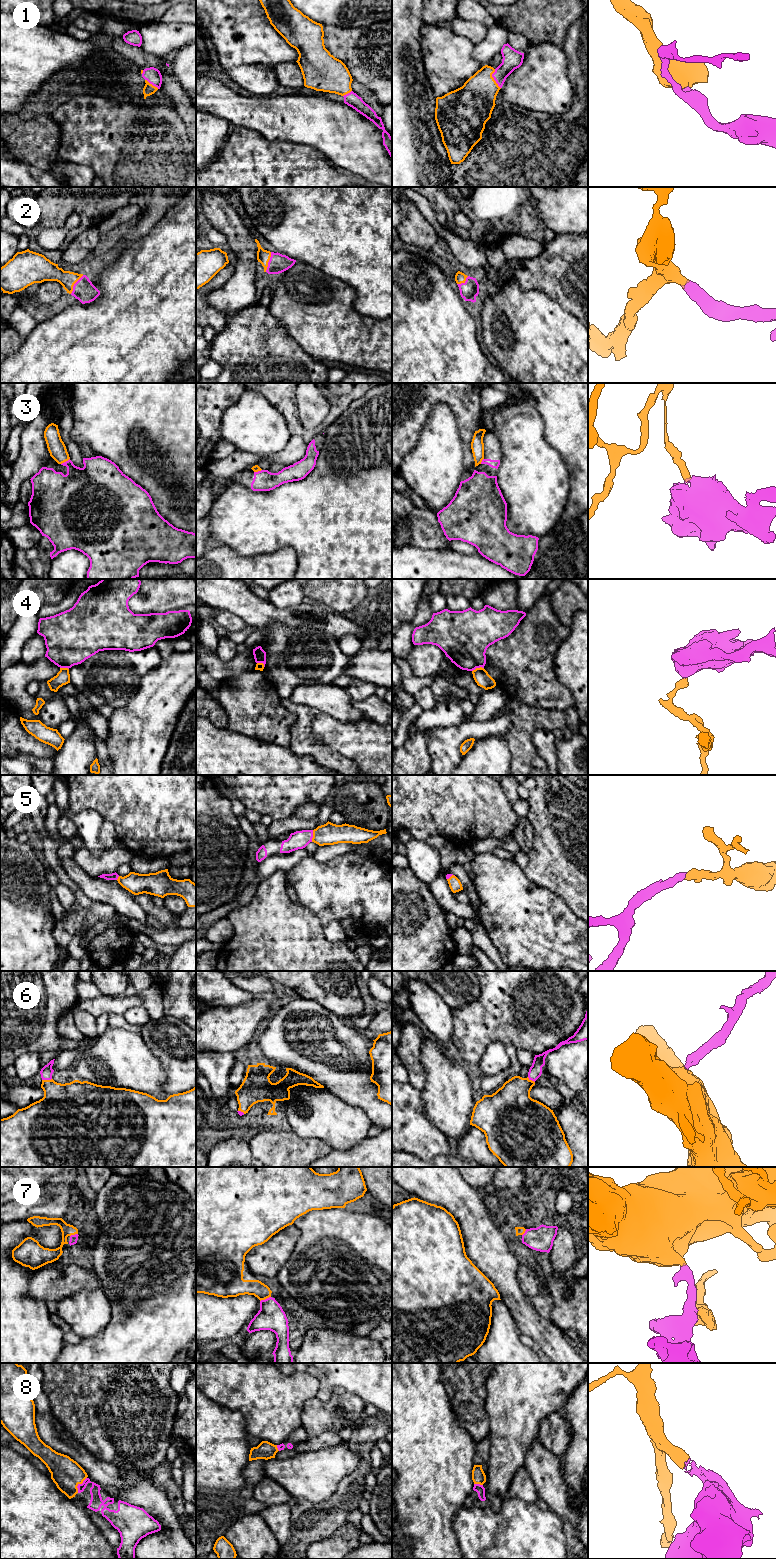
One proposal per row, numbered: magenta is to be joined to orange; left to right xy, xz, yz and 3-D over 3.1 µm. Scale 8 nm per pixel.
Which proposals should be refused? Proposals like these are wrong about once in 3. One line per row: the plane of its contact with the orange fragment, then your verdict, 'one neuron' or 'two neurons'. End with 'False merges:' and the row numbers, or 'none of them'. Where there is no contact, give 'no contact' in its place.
1: meets orange in yz; one neuron
2: meets orange in xz; one neuron
3: meets orange in xy; two neurons
4: meets orange in yz; two neurons
5: meets orange in xz; one neuron
6: meets orange in xy; one neuron
7: meets orange in xz; one neuron
8: meets orange in xy; one neuron
False merges: 3, 4

